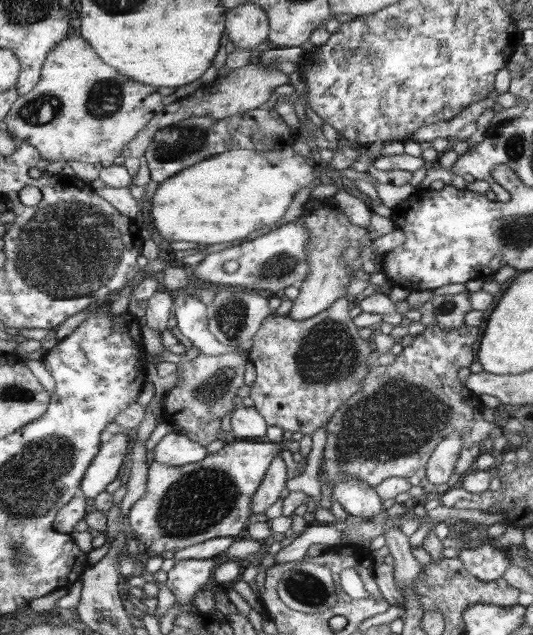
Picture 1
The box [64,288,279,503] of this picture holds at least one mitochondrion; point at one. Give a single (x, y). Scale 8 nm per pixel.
(231, 313)

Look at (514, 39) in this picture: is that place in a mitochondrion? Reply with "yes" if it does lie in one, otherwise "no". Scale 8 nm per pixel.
no

